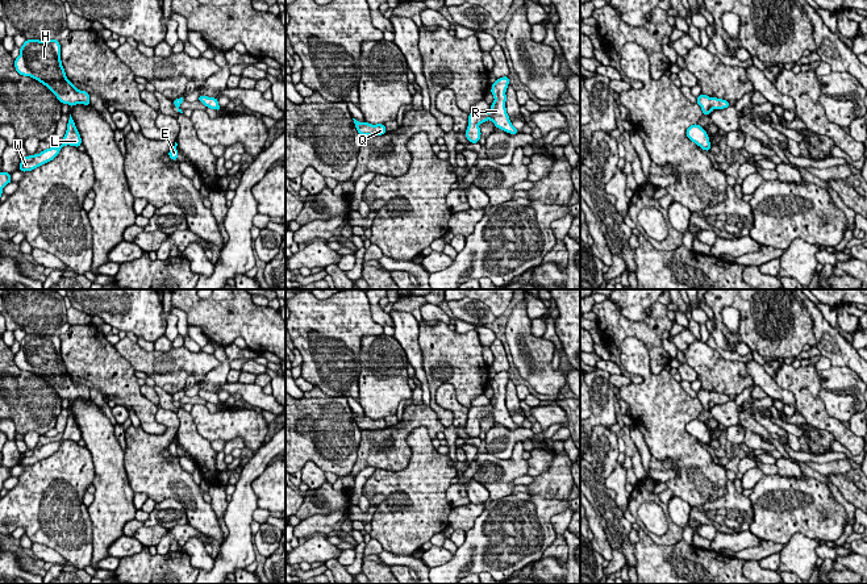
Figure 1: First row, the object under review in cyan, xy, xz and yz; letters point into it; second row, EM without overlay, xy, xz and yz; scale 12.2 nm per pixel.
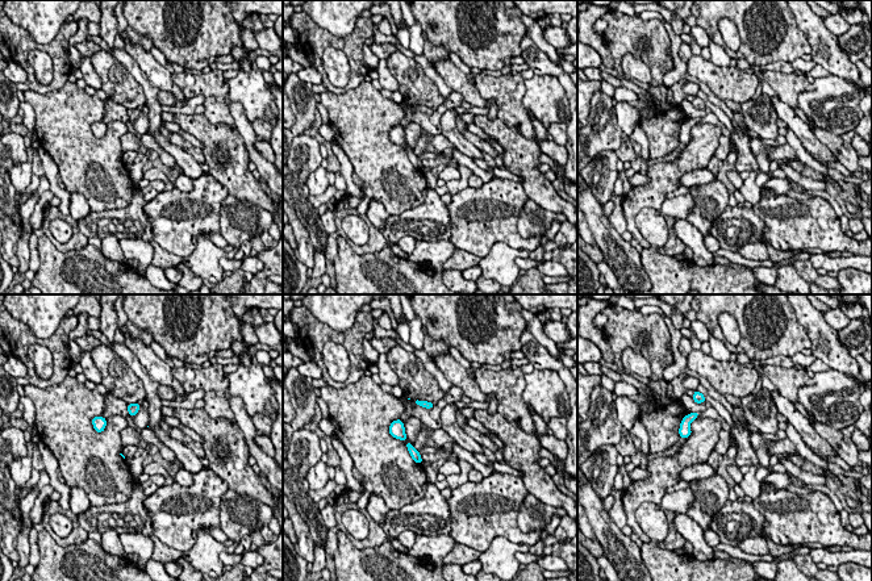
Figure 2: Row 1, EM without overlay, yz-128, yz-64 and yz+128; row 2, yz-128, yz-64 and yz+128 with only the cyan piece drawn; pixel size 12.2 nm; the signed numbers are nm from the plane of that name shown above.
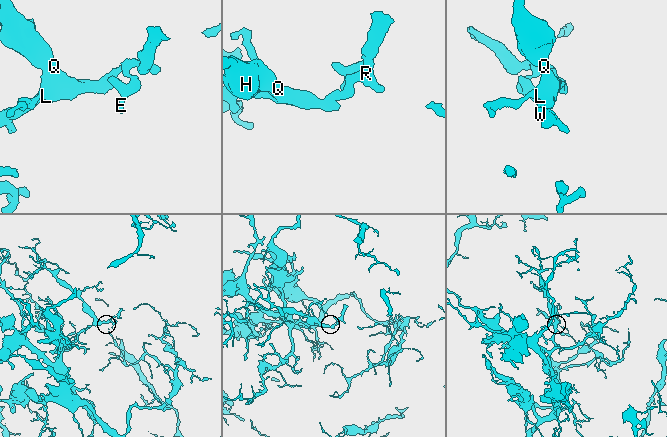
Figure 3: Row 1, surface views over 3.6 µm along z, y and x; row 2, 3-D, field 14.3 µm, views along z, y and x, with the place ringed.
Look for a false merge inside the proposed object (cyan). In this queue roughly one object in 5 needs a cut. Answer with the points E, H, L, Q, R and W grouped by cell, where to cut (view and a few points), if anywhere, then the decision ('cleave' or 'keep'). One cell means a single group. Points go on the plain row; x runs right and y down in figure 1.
groups E H L Q R W; cut none; keep

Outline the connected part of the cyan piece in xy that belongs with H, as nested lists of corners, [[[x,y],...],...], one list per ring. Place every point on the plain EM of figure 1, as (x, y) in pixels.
[[[26,334],[14,354],[14,363],[22,371],[30,371],[49,383],[62,399],[89,400],[89,388],[78,384],[66,371],[61,355],[58,334]]]

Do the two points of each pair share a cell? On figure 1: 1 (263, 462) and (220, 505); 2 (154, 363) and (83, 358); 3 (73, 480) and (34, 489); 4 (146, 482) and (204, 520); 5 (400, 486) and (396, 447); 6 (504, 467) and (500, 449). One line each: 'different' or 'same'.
1: different
2: different
3: same
4: same
5: different
6: different

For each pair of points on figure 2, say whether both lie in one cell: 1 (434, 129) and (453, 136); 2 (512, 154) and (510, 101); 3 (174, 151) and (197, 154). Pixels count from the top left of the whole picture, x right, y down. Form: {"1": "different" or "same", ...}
{"1": "different", "2": "different", "3": "different"}

